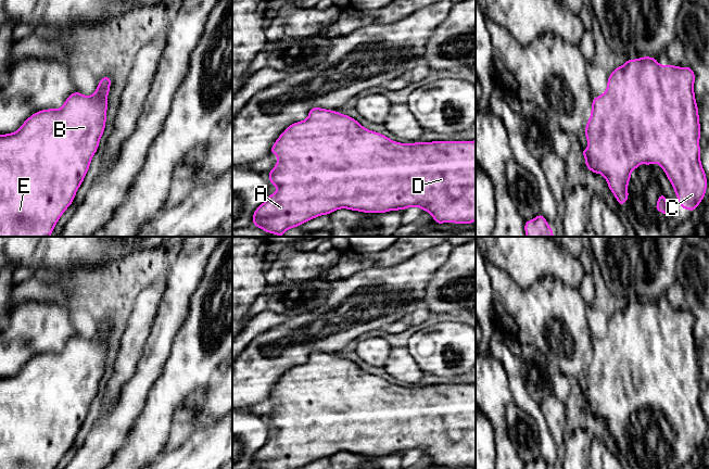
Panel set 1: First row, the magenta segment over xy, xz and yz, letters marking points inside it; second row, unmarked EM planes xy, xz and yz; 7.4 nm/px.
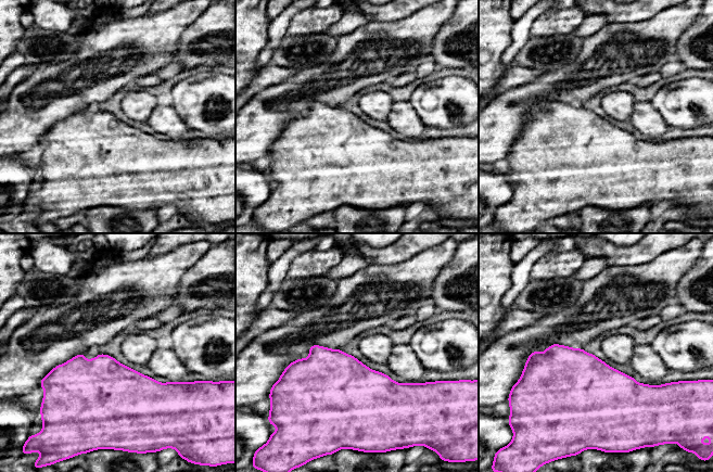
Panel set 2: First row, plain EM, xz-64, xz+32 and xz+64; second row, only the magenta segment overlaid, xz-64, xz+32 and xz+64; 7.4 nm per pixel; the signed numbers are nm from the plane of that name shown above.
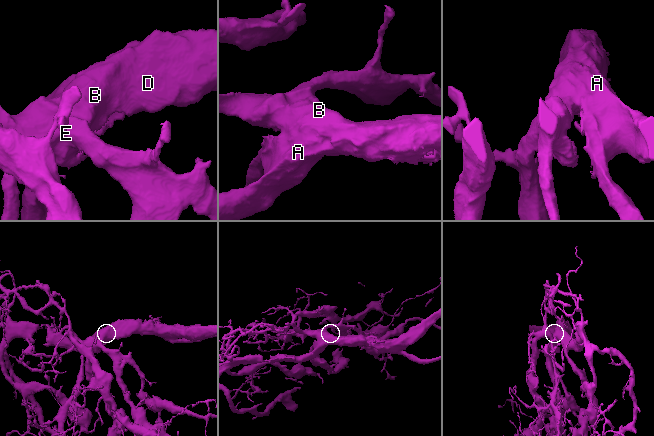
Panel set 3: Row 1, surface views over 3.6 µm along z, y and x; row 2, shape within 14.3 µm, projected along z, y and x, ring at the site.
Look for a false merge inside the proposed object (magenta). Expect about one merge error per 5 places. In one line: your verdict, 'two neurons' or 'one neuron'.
one neuron

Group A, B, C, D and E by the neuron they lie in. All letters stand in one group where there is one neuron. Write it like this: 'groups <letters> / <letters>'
groups A B C D E

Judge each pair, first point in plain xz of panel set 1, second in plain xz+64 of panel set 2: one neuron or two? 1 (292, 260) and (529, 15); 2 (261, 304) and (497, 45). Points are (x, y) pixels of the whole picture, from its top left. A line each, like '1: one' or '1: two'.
1: two
2: two

